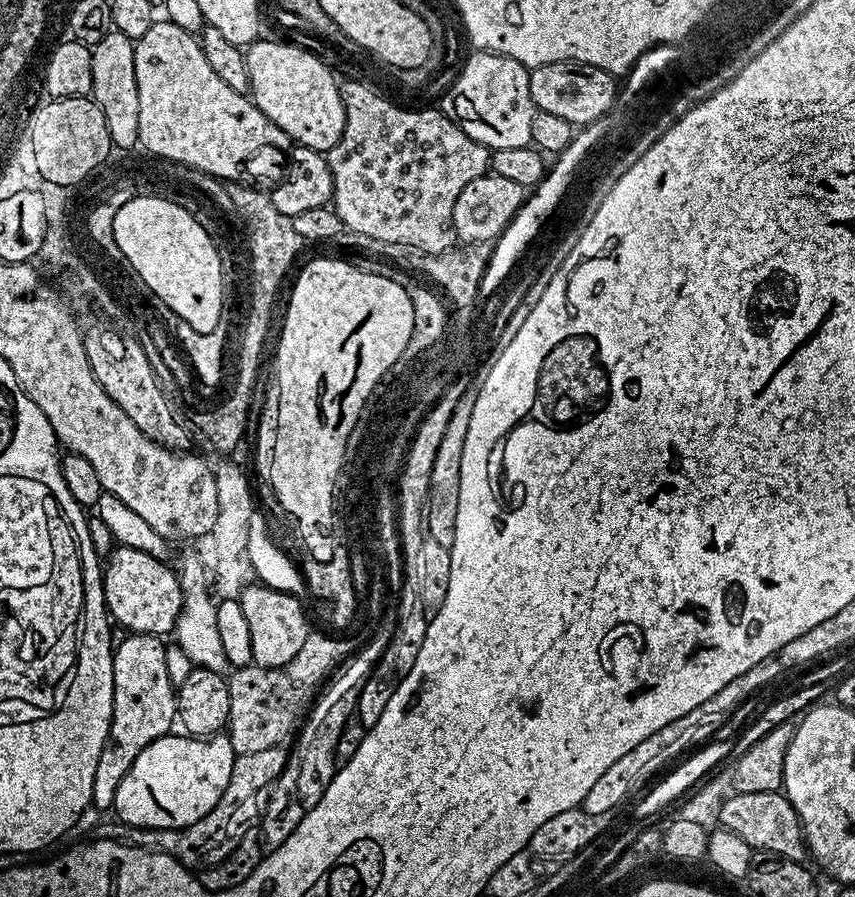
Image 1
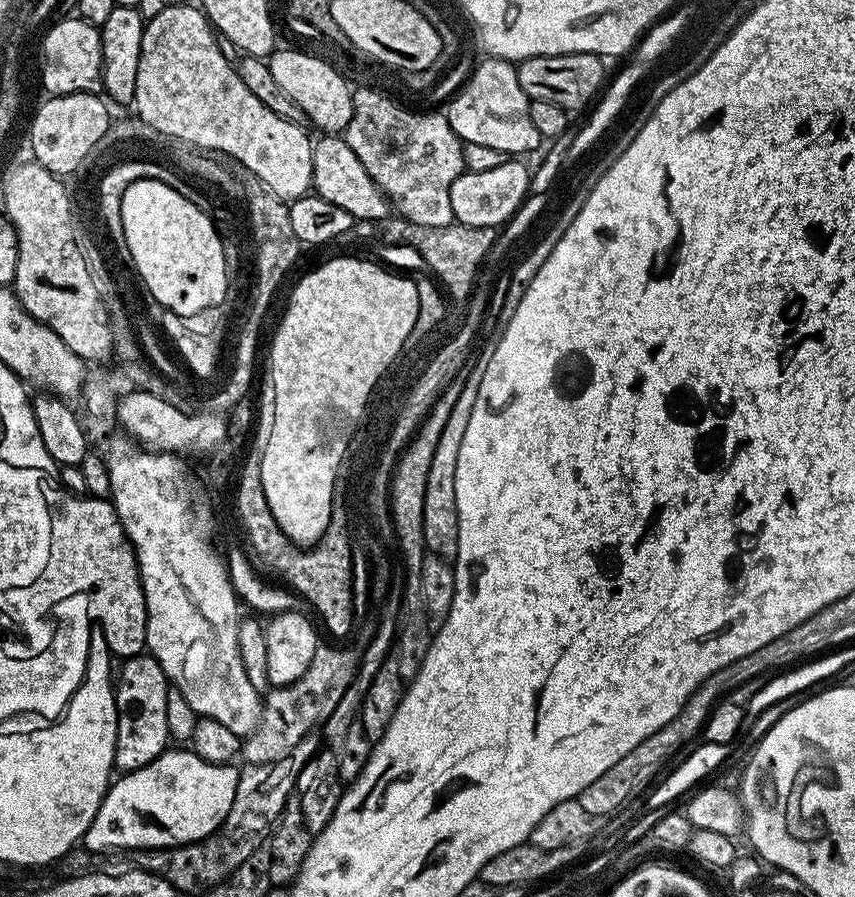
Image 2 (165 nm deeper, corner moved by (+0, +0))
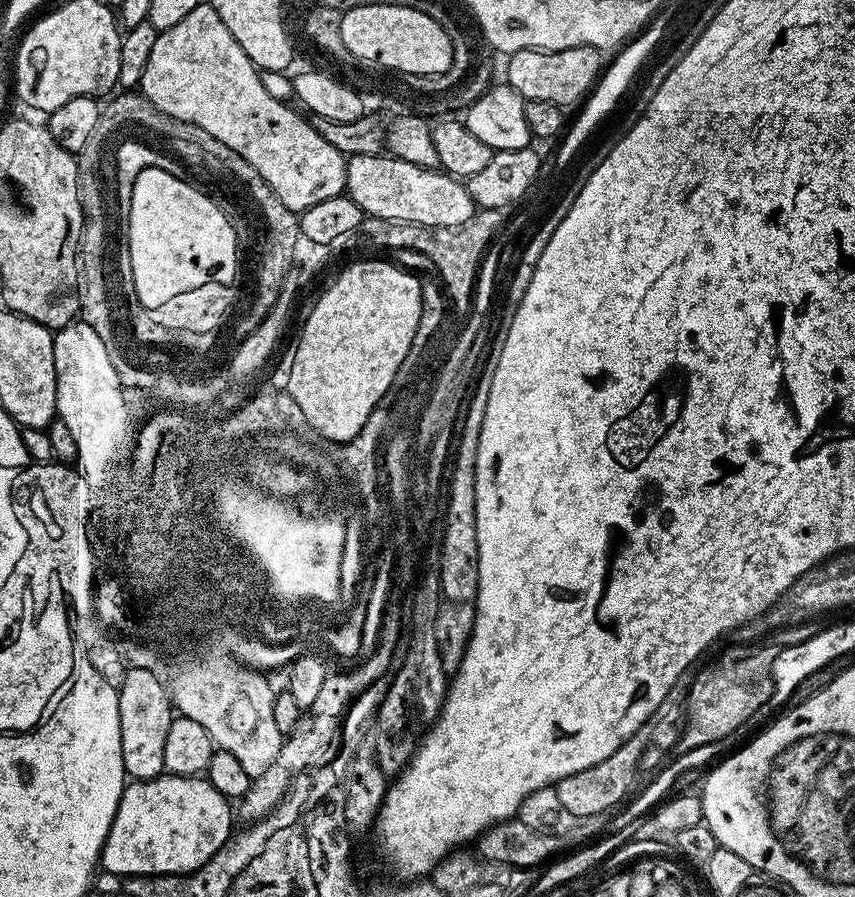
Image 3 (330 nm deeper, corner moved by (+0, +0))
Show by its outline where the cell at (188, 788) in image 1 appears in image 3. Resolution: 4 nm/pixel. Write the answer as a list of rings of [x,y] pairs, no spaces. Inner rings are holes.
[[[165,774],[156,776],[153,780],[132,780],[125,783],[124,793],[118,802],[118,810],[114,822],[108,831],[108,837],[104,843],[104,849],[100,852],[99,867],[105,873],[116,875],[118,877],[126,876],[182,876],[185,872],[193,872],[198,870],[198,866],[202,866],[206,862],[210,862],[210,858],[214,858],[214,854],[218,854],[218,850],[223,846],[228,837],[233,835],[232,816],[234,820],[234,808],[231,808],[229,797],[223,796],[218,790],[214,790],[214,786],[208,779],[200,776],[173,776]]]

